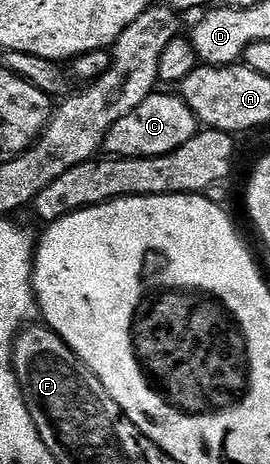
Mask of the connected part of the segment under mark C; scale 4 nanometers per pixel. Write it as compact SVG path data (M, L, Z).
M156 90L137 106L121 122L114 124L107 137L103 139L102 151L108 157L112 156L164 156L177 146L185 146L189 138L193 138L195 133L200 131L201 125L198 118L189 110L189 106L183 101L182 96Z

